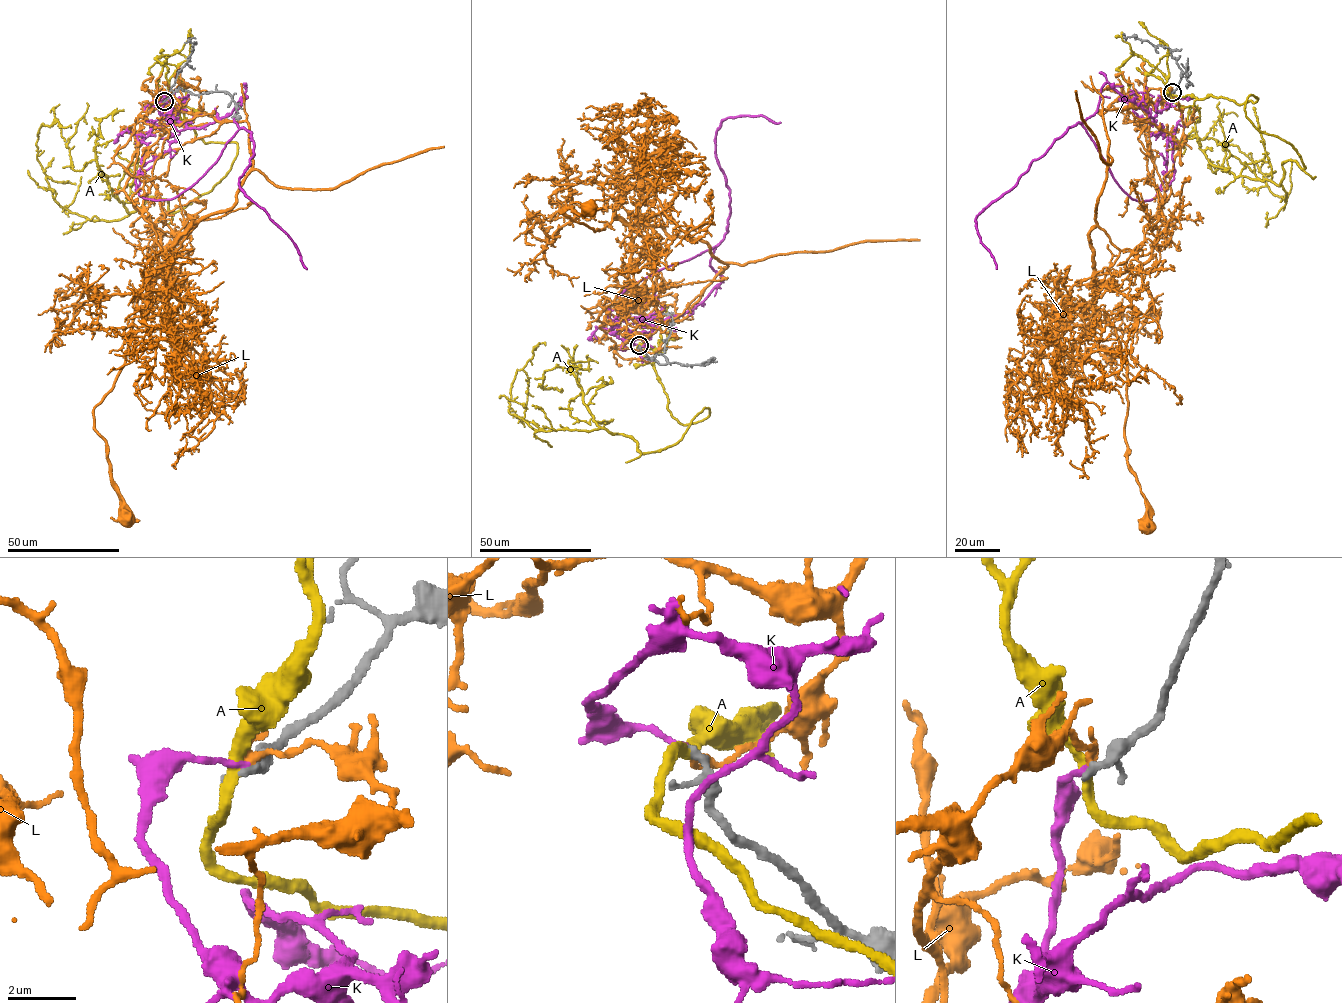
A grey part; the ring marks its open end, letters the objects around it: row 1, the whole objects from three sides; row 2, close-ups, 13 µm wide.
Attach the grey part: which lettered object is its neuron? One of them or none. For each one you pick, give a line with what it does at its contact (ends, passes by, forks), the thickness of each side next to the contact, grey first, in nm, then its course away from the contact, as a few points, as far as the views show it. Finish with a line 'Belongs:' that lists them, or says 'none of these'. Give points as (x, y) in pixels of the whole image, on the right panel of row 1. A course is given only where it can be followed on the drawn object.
Belongs: none of these

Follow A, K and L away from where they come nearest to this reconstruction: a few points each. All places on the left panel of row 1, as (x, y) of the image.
A: (164, 101), (236, 157), (182, 209), (149, 197), (116, 220), (53, 197), (36, 144), (50, 112)
K: (164, 100), (201, 128), (247, 98), (195, 183), (143, 198), (147, 145), (129, 130), (115, 141)
L: (164, 101), (246, 121), (253, 169), (232, 207), (202, 216), (156, 257), (126, 362), (93, 410), (126, 519)

